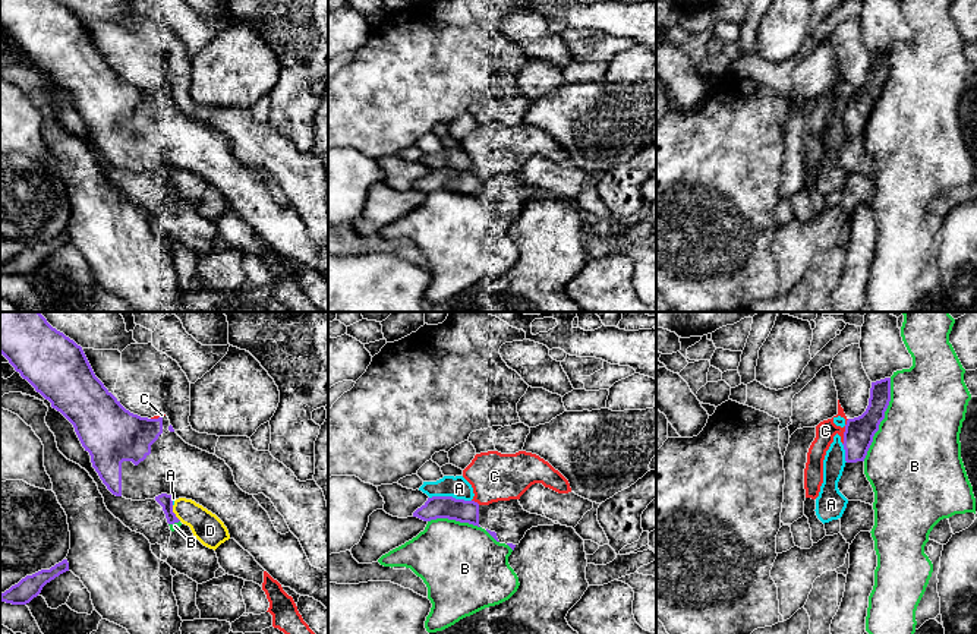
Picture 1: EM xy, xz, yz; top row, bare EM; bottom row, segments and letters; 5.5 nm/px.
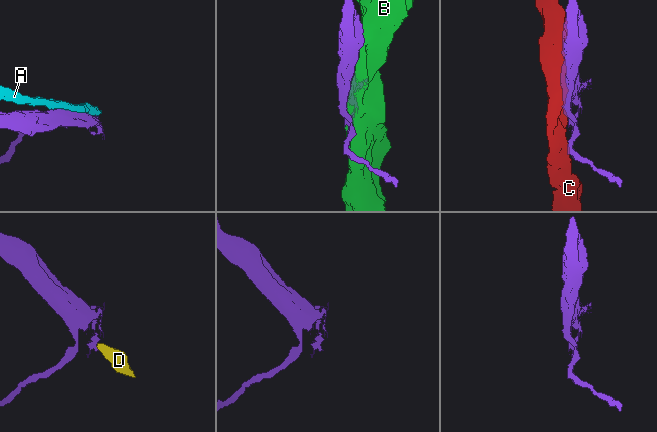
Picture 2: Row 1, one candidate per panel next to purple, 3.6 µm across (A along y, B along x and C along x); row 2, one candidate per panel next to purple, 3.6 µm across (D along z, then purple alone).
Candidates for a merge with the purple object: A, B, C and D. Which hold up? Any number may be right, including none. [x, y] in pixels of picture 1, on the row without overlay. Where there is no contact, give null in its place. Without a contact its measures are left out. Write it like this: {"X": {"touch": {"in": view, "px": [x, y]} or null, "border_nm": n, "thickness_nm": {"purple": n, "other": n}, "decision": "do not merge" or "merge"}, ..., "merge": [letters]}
{"A": {"touch": {"in": "xz", "px": [450, 169]}, "border_nm": 240, "thickness_nm": {"purple": 130, "other": 120}, "decision": "do not merge"}, "B": {"touch": {"in": "yz", "px": [883, 90]}, "border_nm": 480, "thickness_nm": {"purple": 160, "other": 480}, "decision": "do not merge"}, "C": {"touch": {"in": "yz", "px": [844, 104]}, "border_nm": 150, "thickness_nm": {"purple": 160, "other": 110}, "decision": "do not merge"}, "D": {"touch": {"in": "xy", "px": [173, 185]}, "border_nm": 100, "thickness_nm": {"purple": 80, "other": 170}, "decision": "do not merge"}, "merge": []}

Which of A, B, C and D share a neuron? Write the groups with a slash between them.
A D / B / C

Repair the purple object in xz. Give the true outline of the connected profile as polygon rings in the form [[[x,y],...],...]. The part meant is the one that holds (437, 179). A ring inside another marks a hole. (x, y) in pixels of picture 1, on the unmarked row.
[[[432,168],[413,184],[413,189],[423,193],[448,190],[482,199],[497,214],[508,217],[513,223],[532,199],[555,196],[546,189],[524,183],[519,171],[479,177],[475,173],[453,168]]]

